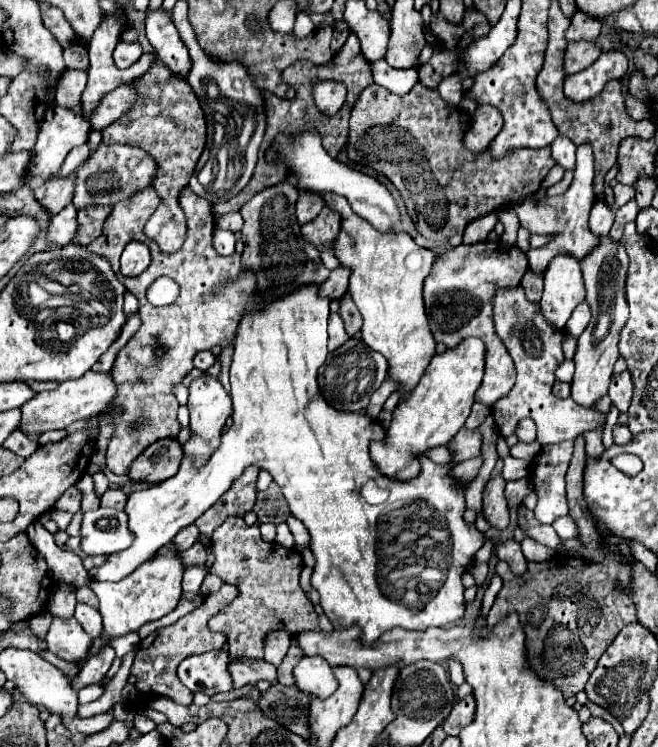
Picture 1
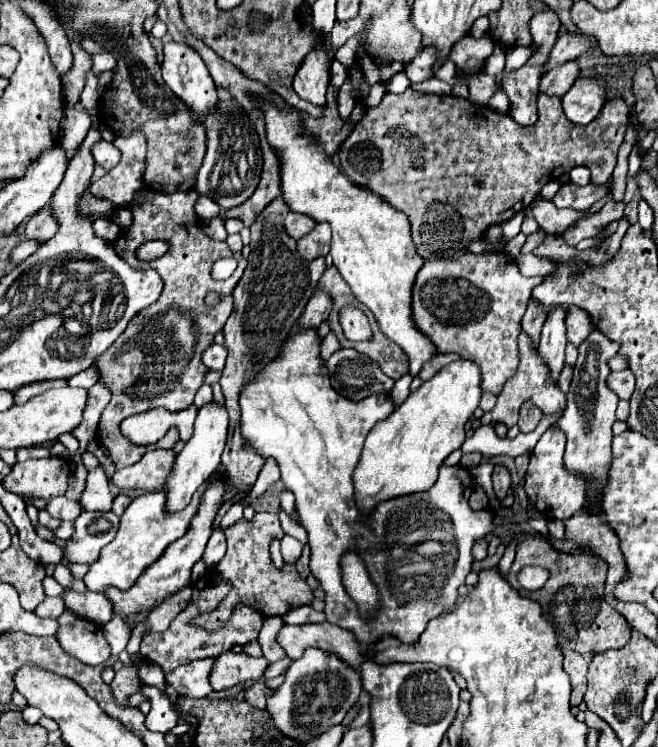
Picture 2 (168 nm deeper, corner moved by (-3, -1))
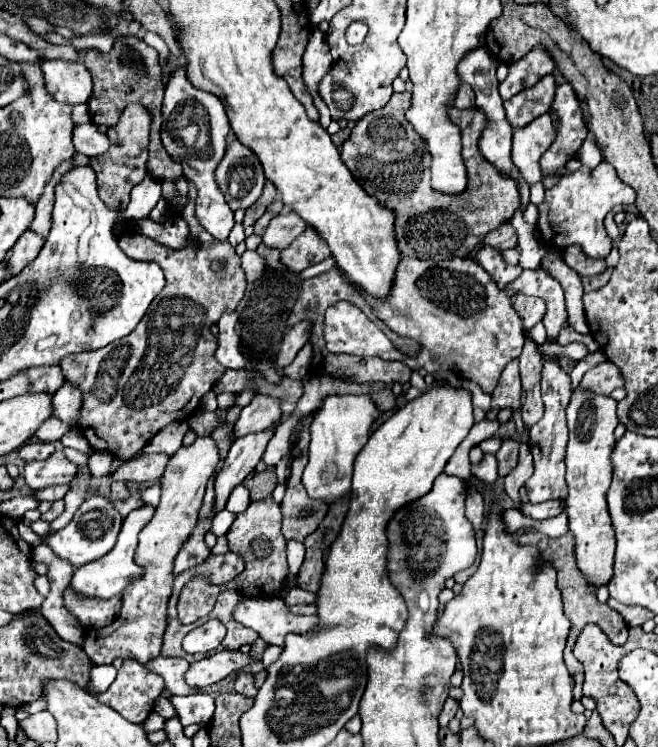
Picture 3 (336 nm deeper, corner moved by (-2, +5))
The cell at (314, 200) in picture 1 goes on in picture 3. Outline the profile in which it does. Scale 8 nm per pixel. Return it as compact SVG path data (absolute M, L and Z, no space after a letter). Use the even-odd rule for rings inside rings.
M285 210L285 212L281 212L277 218L271 220L267 232L263 234L263 244L269 246L269 248L283 250L283 248L287 248L305 228L307 228L307 224L305 224L305 220L299 218L299 214L295 214L293 210Z

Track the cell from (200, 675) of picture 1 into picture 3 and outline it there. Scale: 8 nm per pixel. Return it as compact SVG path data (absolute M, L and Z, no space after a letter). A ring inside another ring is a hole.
M159 656L155 658L153 662L147 662L145 668L149 672L155 672L159 676L163 676L165 680L165 688L171 692L171 694L197 694L199 690L197 688L189 688L187 682L183 680L183 674L187 672L189 668L189 662L183 660L183 658L165 658L165 656Z

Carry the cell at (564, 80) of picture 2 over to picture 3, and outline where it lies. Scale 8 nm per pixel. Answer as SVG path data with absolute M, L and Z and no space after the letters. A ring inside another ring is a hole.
M545 76L533 88L527 88L517 96L505 100L503 104L505 104L507 120L511 122L511 126L513 128L527 126L529 122L533 122L533 118L539 118L541 114L549 112L555 88L557 84L553 76Z

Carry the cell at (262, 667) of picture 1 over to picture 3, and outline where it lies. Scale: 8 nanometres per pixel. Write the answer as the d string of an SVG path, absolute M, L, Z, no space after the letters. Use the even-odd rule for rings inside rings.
M217 652L213 656L207 656L199 662L193 662L189 666L189 670L185 672L185 682L189 682L189 686L197 686L197 688L205 688L211 686L239 670L243 670L247 664L251 664L251 656L243 654L243 652Z

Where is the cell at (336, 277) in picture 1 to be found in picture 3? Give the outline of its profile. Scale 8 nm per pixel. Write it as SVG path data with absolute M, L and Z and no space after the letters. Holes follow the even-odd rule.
M299 322L299 324L295 324L287 334L285 334L285 338L283 338L283 342L281 342L281 350L279 350L279 354L277 354L277 366L279 368L285 368L285 366L289 366L293 360L295 360L295 356L297 356L297 352L307 344L307 340L309 340L309 332L311 332L311 324L309 322Z

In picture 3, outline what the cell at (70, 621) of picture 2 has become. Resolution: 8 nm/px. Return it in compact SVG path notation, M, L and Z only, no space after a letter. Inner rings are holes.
M211 436L197 438L191 446L181 446L179 452L169 460L167 470L161 478L163 492L159 510L155 510L151 522L139 534L139 546L135 552L137 566L143 568L139 578L133 578L121 594L121 612L117 624L105 628L91 628L85 632L85 654L95 664L111 664L115 658L133 658L141 664L157 658L163 646L163 634L167 628L167 602L173 584L173 562L183 544L191 538L197 524L197 516L203 504L203 494L209 476L219 462L219 450Z

